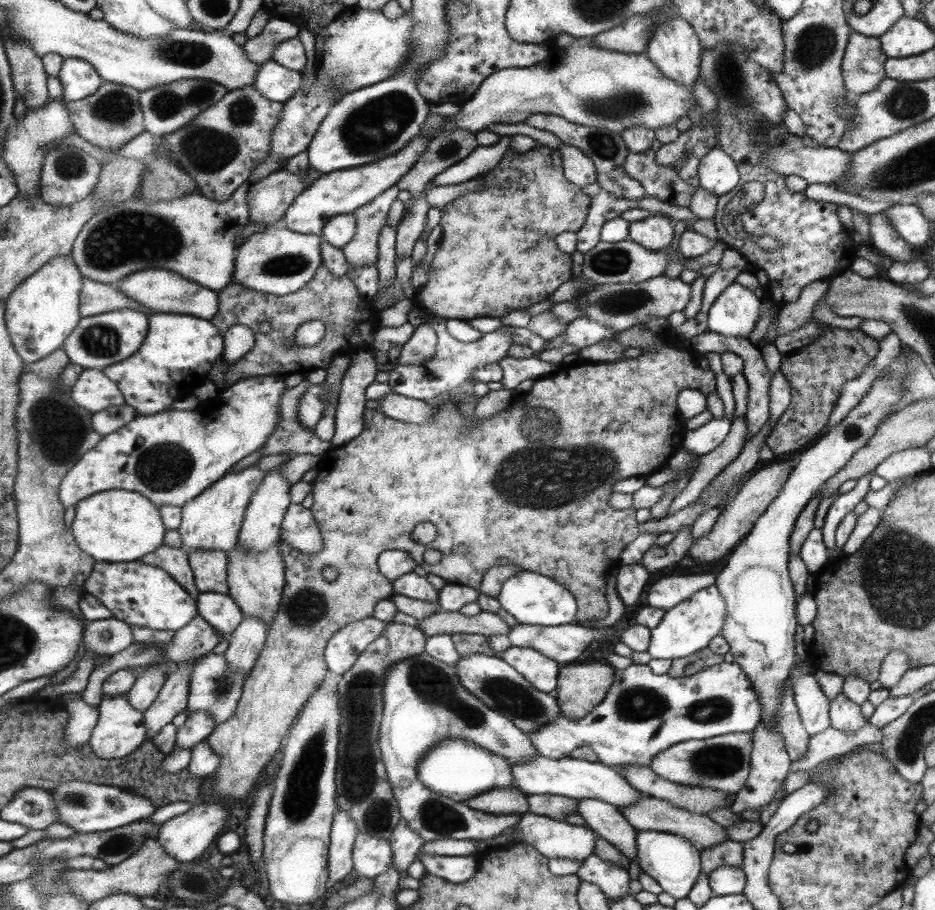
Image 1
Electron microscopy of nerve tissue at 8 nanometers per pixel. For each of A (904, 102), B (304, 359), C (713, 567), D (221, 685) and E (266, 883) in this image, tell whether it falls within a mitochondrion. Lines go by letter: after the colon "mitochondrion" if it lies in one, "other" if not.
A: mitochondrion
B: other
C: other
D: mitochondrion
E: other

